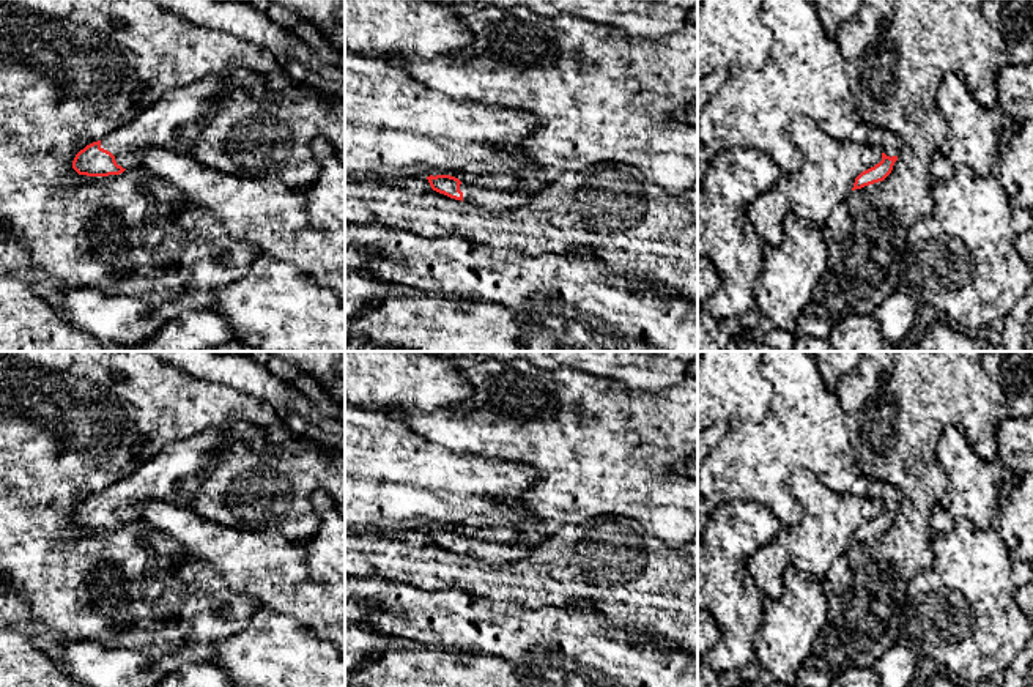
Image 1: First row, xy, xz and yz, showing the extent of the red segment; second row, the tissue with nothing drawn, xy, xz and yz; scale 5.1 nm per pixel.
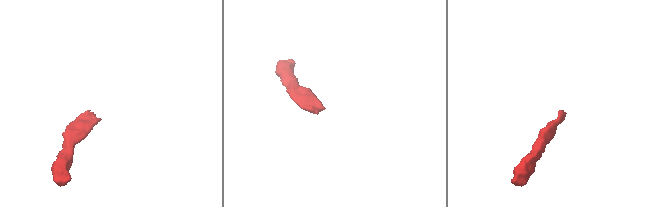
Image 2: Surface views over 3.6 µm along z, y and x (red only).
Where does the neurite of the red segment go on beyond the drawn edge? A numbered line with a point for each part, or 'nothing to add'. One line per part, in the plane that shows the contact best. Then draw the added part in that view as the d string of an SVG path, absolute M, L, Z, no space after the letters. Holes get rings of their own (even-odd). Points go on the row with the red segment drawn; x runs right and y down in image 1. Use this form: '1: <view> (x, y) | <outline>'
1: xy (174, 123) | M203 79L170 91L132 121L107 134L101 148L110 151L126 170L142 167L145 150L187 154L222 85L222 80Z

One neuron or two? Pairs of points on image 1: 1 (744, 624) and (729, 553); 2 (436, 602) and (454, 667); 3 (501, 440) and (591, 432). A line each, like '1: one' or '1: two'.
1: one
2: two
3: one

